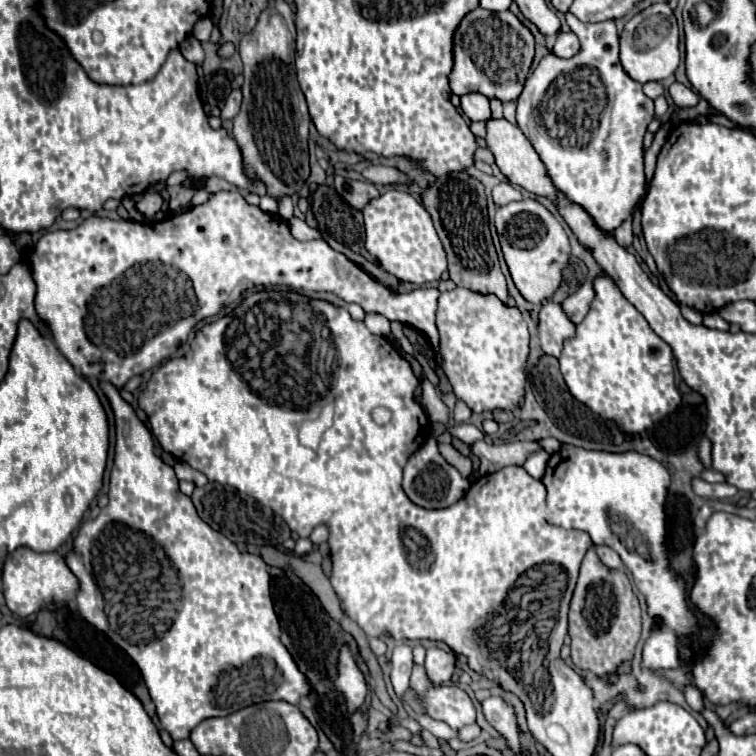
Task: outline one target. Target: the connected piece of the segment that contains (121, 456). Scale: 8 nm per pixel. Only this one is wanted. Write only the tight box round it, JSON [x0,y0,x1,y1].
[67,381,311,739]

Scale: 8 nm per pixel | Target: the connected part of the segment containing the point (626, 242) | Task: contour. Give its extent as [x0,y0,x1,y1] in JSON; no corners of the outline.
[615,221,633,247]

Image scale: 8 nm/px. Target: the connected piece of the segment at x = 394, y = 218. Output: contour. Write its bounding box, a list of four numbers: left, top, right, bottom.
[363,189,447,285]

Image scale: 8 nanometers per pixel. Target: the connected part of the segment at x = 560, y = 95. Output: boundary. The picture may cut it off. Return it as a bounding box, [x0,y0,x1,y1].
[515,11,655,237]

